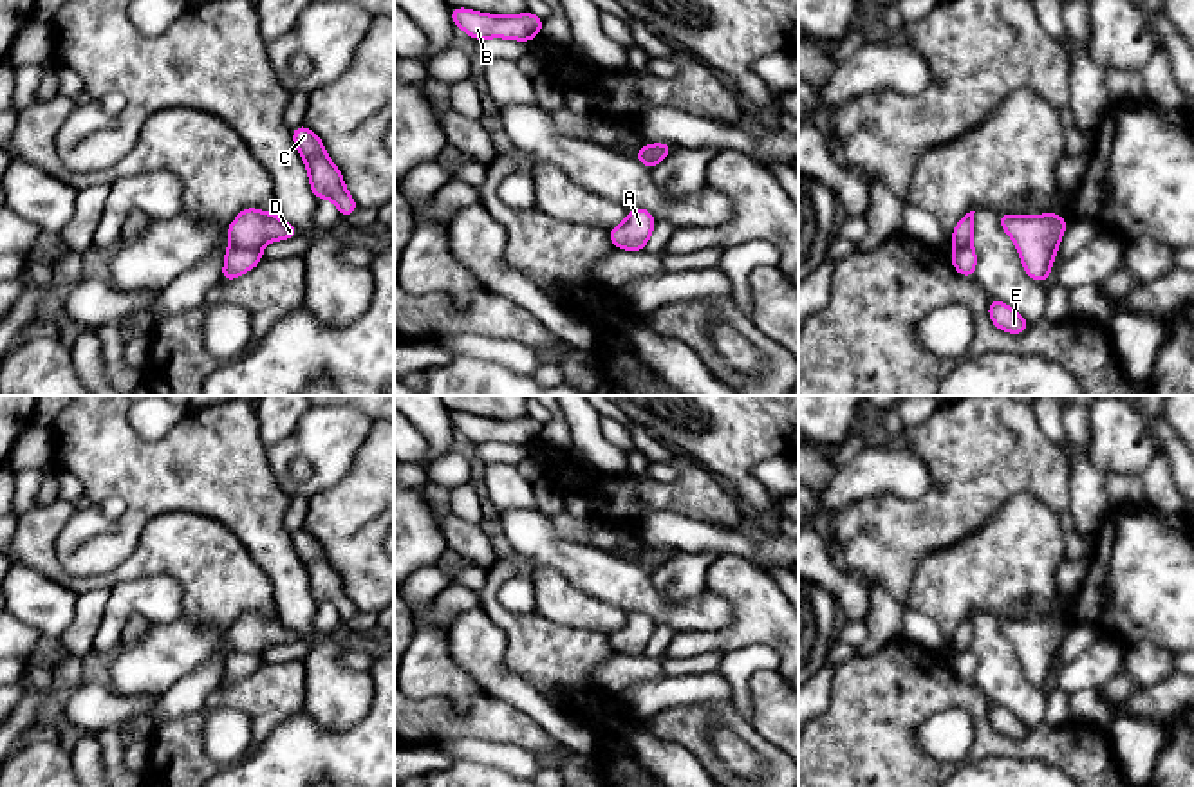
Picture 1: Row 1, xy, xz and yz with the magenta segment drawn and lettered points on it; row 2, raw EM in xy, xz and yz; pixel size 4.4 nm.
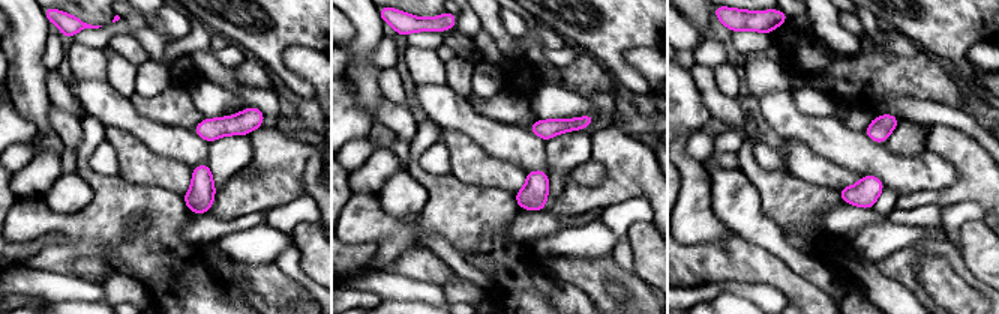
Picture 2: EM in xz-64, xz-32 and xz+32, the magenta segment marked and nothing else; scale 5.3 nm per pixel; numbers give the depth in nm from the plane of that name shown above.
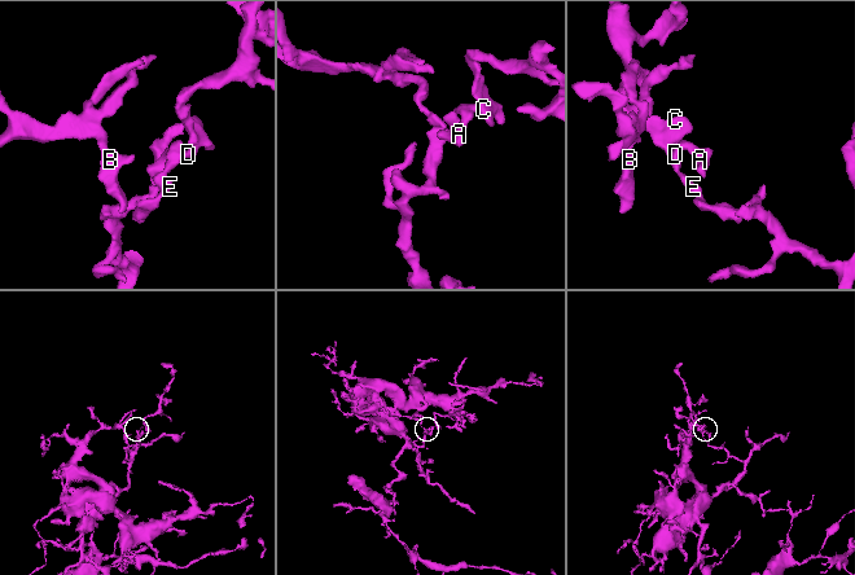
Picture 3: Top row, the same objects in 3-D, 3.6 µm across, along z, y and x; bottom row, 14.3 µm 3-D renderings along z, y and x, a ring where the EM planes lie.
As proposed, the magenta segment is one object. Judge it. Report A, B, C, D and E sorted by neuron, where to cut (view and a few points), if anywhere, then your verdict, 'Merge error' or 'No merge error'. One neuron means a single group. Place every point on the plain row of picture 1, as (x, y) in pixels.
Groups: A C D / B E. Split along xy (230, 648), (259, 656). Merge error

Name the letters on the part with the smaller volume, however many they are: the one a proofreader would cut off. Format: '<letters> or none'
A, C, D

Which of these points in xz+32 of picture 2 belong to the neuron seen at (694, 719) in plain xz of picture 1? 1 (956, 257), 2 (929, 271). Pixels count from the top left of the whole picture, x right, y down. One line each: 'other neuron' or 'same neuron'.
1: same neuron
2: other neuron

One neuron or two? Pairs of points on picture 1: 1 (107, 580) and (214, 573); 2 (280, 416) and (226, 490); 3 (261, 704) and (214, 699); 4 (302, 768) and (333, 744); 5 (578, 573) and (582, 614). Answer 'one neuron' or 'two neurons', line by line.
1: one neuron
2: two neurons
3: one neuron
4: one neuron
5: two neurons

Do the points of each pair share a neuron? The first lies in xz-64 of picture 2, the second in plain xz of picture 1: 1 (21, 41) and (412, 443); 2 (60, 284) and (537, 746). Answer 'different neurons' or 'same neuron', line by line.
1: different neurons
2: different neurons

